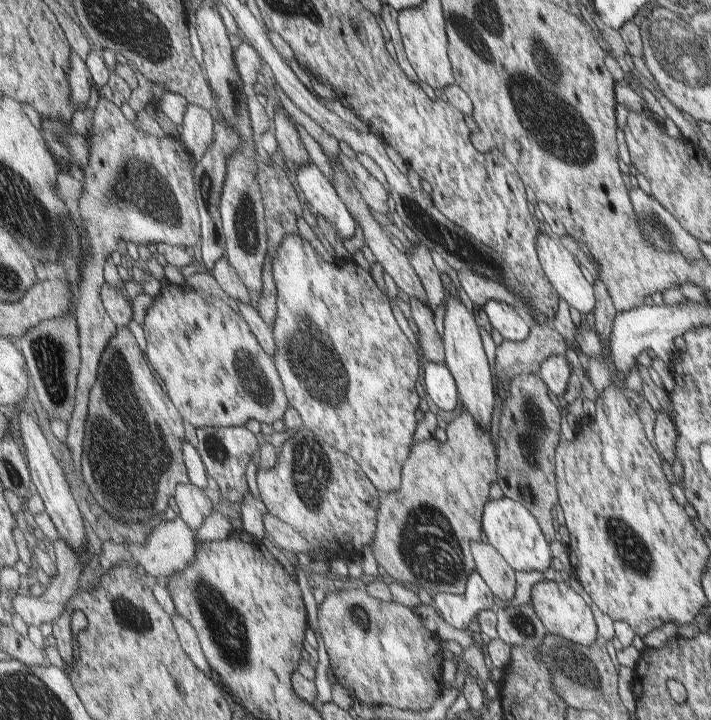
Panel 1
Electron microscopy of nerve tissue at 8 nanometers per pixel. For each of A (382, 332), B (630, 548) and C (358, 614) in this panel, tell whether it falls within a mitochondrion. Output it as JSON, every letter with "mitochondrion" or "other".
{"A":"other","B":"mitochondrion","C":"mitochondrion"}

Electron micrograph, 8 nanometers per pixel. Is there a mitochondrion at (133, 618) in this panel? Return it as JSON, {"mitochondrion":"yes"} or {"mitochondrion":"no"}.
{"mitochondrion":"yes"}

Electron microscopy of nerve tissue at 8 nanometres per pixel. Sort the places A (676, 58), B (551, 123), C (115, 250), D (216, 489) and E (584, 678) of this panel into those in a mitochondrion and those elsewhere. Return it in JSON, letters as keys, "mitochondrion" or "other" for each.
{"A":"mitochondrion","B":"mitochondrion","C":"other","D":"other","E":"mitochondrion"}

